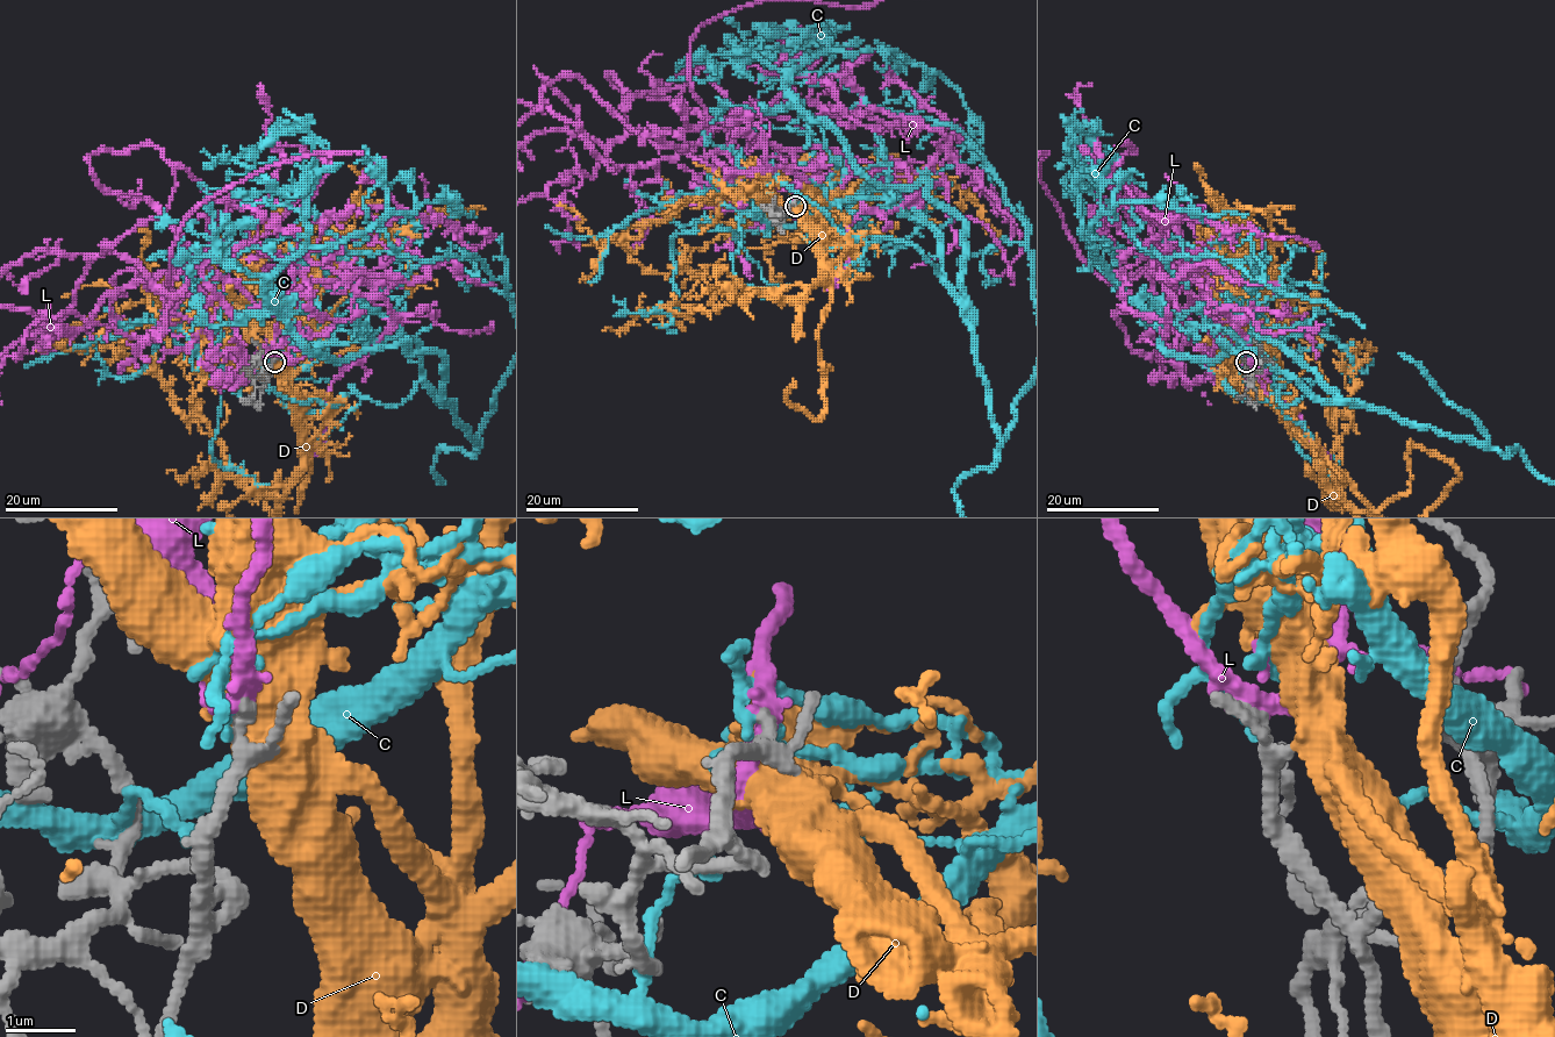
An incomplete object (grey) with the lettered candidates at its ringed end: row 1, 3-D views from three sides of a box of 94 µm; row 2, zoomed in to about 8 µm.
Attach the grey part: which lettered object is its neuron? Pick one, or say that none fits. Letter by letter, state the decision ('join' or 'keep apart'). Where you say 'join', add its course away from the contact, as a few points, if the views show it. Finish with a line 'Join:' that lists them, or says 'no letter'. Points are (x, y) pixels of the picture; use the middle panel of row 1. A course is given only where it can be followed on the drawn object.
C: keep apart
D: join; it runs (796, 206), (812, 235), (819, 277), (751, 290), (716, 310), (659, 305), (603, 329)
L: keep apart
Join: D

